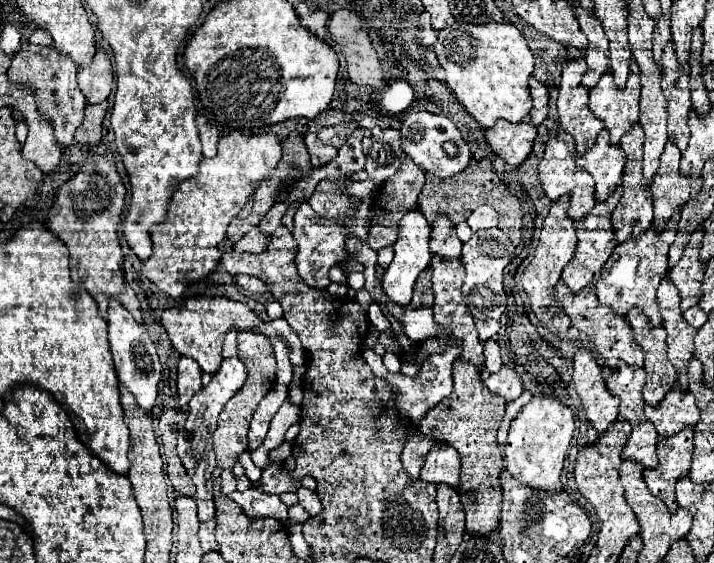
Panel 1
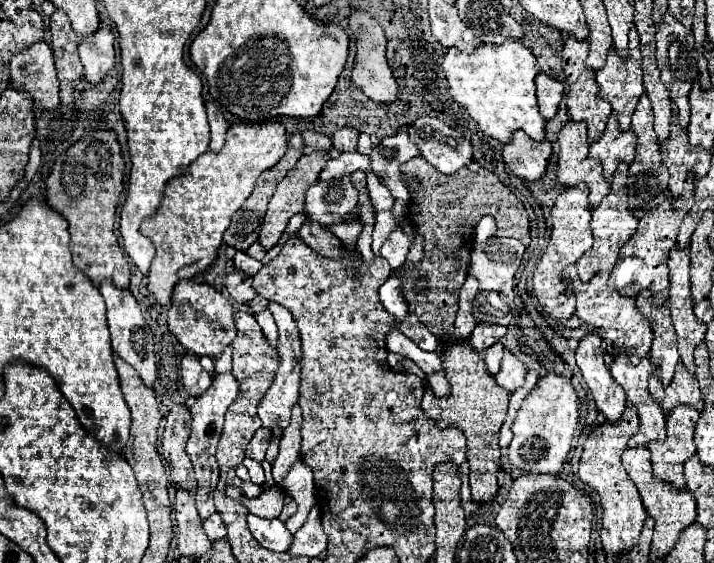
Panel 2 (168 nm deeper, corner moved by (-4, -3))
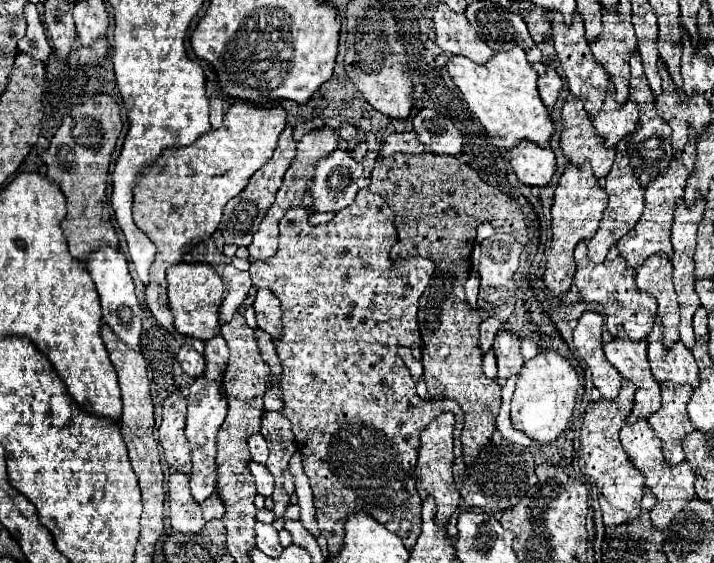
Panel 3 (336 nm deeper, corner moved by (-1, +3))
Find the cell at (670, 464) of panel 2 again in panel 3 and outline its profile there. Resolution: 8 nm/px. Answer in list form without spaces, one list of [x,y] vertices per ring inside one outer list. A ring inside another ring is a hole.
[[[661,386],[661,410],[657,410],[647,422],[661,440],[663,456],[667,464],[679,464],[685,460],[681,442],[695,428],[687,416],[687,404],[693,394],[691,386]]]

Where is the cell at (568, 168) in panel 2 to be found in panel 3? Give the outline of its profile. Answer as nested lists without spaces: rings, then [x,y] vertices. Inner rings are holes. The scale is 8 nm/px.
[[[577,98],[567,100],[561,112],[561,122],[563,156],[575,166],[589,162],[595,178],[597,180],[605,178],[611,172],[615,150],[607,150],[603,146],[603,140],[595,134],[595,128],[591,126],[591,118],[585,112],[583,102]]]

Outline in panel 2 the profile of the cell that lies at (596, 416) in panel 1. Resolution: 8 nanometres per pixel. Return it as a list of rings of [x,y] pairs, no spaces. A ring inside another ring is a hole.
[[[586,334],[580,340],[576,348],[576,364],[592,390],[598,410],[606,416],[606,420],[616,422],[626,408],[624,388],[614,382],[608,366],[604,364],[602,338],[598,334]]]

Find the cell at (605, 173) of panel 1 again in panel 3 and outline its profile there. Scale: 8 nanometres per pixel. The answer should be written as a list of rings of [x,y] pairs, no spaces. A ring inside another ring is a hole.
[[[609,84],[607,92],[609,94],[605,98],[601,112],[593,118],[593,126],[595,126],[597,134],[603,138],[605,148],[615,148],[619,144],[619,140],[635,134],[639,116],[637,116],[637,106],[633,102],[627,102],[625,106],[617,104],[611,84]]]

